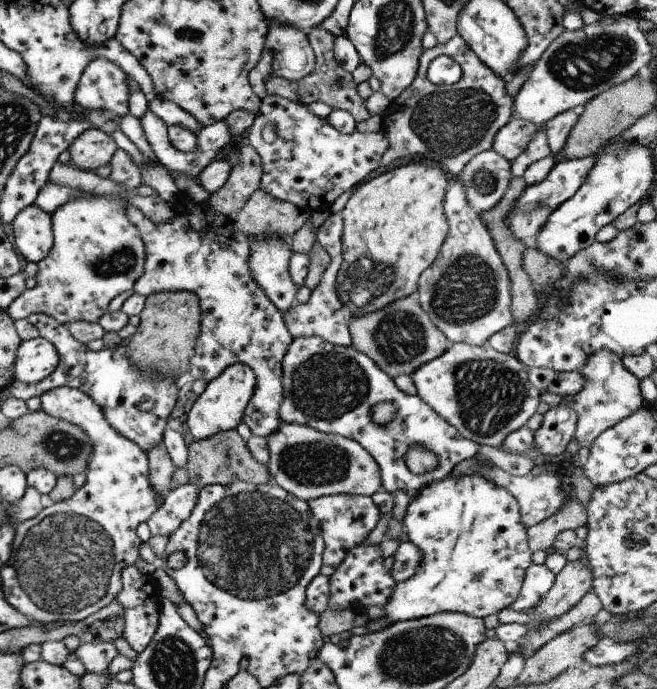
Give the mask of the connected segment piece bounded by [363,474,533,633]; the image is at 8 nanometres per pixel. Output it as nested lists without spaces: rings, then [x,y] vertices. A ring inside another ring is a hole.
[[[450,474],[422,486],[416,497],[409,502],[402,521],[406,540],[420,549],[422,560],[410,578],[394,586],[393,593],[384,605],[383,617],[365,618],[363,625],[370,633],[381,631],[398,621],[429,617],[444,611],[456,611],[485,619],[497,615],[518,598],[526,569],[532,564],[533,550],[529,547],[527,528],[521,521],[519,502],[505,488],[480,475],[462,474],[455,477]]]

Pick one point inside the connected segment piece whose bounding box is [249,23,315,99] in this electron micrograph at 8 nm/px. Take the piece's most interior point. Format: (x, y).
(287, 54)

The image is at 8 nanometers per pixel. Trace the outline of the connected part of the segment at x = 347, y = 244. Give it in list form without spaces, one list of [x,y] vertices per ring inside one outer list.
[[[411,162],[386,170],[367,182],[362,181],[352,190],[340,212],[343,216],[343,261],[336,279],[338,296],[348,314],[365,315],[417,291],[420,274],[434,262],[449,231],[443,209],[448,185],[448,176],[440,168]]]

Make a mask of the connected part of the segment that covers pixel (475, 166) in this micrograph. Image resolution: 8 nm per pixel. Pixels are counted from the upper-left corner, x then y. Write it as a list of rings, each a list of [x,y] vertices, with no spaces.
[[[492,148],[471,158],[458,174],[466,187],[467,201],[478,214],[501,201],[513,177],[511,162]]]

